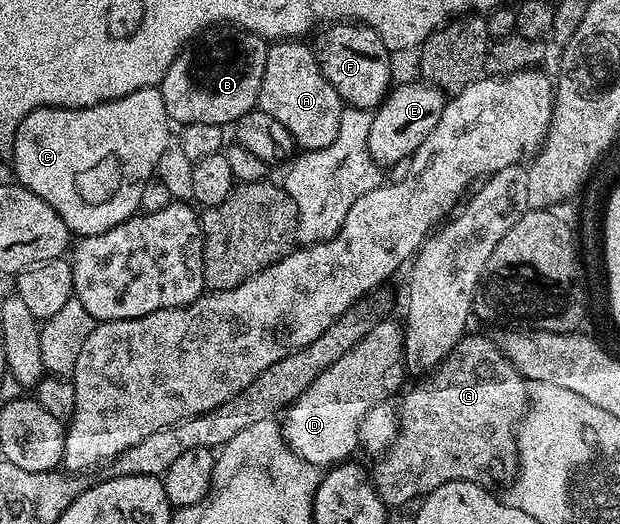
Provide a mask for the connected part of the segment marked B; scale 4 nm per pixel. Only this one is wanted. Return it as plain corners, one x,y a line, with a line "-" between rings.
217,26
212,30
206,31
204,34
196,37
192,42
184,45
181,53
171,62
171,66
167,66
167,74
160,82
161,93
163,94
163,106
167,106
167,114
170,121
174,125
184,126
194,124
195,122
211,122
212,124
220,124
222,126
232,125
243,114
254,111
257,108
257,99
259,98
259,90
263,86
263,70
267,70
267,54
269,53
270,41
264,40
259,34
248,32
245,28
236,26

